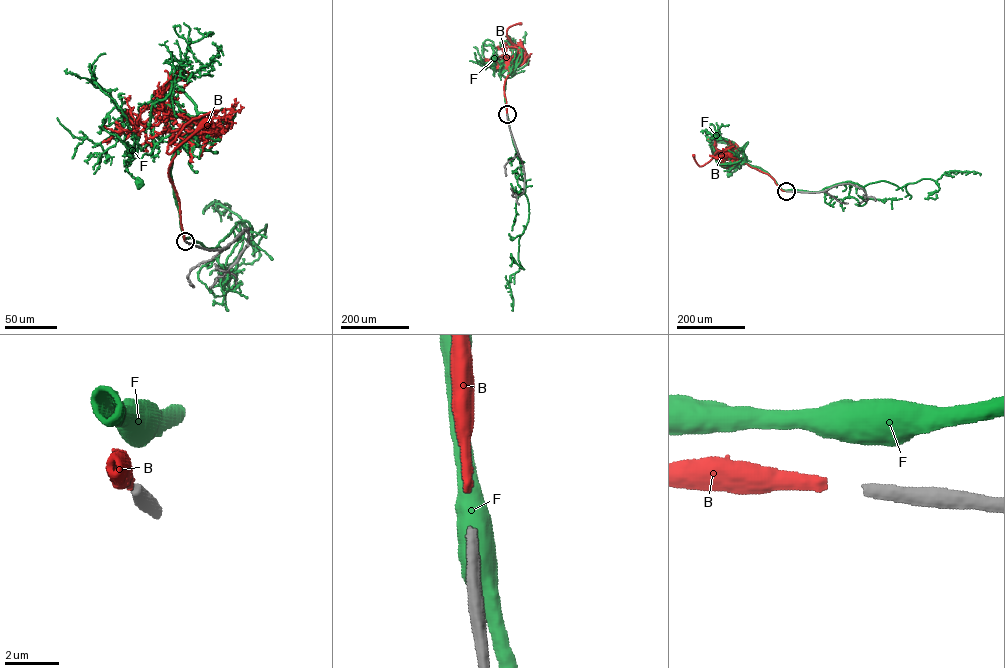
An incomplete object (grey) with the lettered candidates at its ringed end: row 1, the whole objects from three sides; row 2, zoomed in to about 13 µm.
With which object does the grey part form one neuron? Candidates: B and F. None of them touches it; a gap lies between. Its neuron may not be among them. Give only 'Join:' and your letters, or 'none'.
Join: B

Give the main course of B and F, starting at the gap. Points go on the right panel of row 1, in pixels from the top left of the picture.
B: (785, 191), (767, 174), (750, 167), (742, 157), (736, 160), (731, 153), (718, 150), (701, 166), (693, 155)
F: (786, 190), (767, 172), (745, 161), (743, 149), (747, 142), (740, 150), (730, 171), (731, 174), (728, 174)

